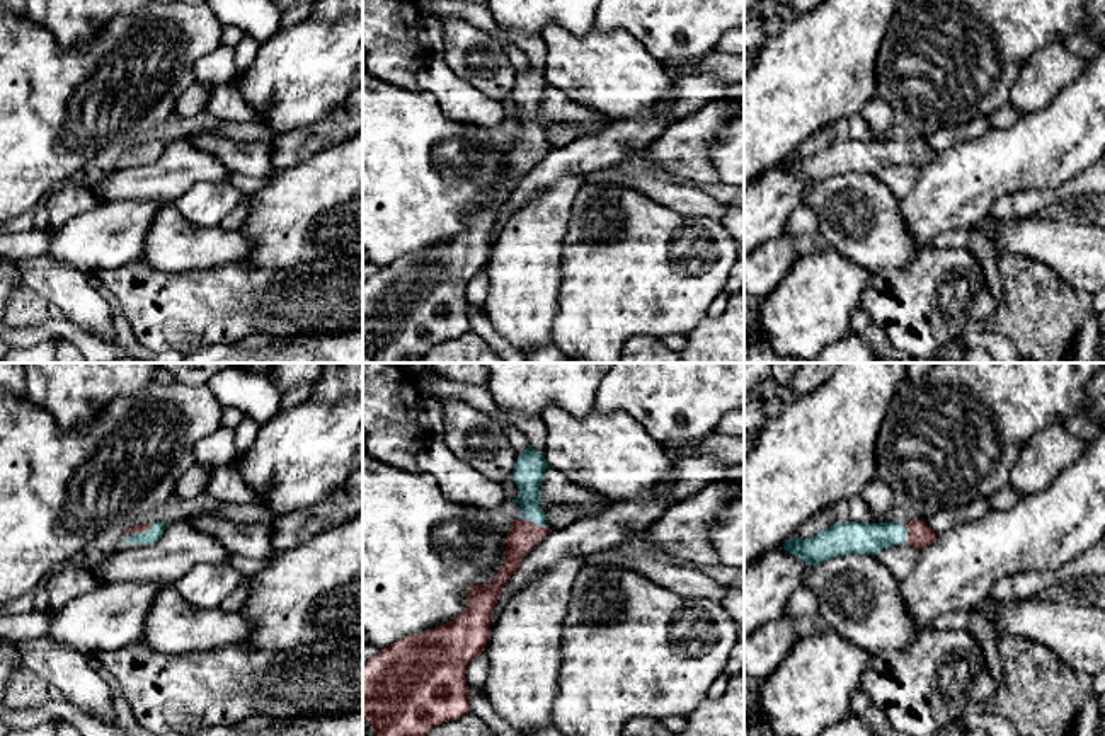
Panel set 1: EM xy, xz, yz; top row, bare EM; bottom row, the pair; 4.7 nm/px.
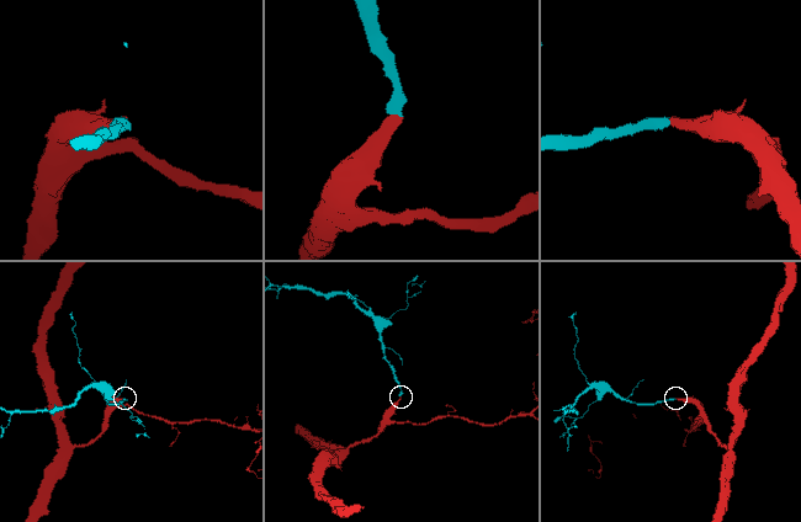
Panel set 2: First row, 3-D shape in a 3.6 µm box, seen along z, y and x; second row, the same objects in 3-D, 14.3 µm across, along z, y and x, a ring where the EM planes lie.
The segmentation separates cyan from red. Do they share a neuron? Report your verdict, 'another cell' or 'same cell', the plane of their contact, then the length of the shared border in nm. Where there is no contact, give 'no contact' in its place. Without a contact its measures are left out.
same cell; contact in xz; length 140 nm

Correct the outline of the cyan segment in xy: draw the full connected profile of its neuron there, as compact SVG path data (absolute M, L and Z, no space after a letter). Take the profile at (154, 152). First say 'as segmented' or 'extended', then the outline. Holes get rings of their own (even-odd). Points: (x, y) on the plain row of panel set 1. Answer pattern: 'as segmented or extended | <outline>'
extended | M145 141L145 143L135 143L129 148L126 148L126 162L136 162L136 164L148 164L160 158L163 153L165 143L163 141Z

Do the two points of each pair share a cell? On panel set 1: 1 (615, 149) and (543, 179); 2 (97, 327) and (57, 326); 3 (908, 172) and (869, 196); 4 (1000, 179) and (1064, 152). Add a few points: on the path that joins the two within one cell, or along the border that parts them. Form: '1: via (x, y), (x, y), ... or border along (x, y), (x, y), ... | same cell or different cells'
1: via (598, 152), (561, 162) | same cell
2: border along (58, 312), (99, 339), (114, 343) | different cells
3: border along (874, 174), (898, 201) | different cells
4: via (1015, 164), (1024, 155), (1049, 152) | same cell

